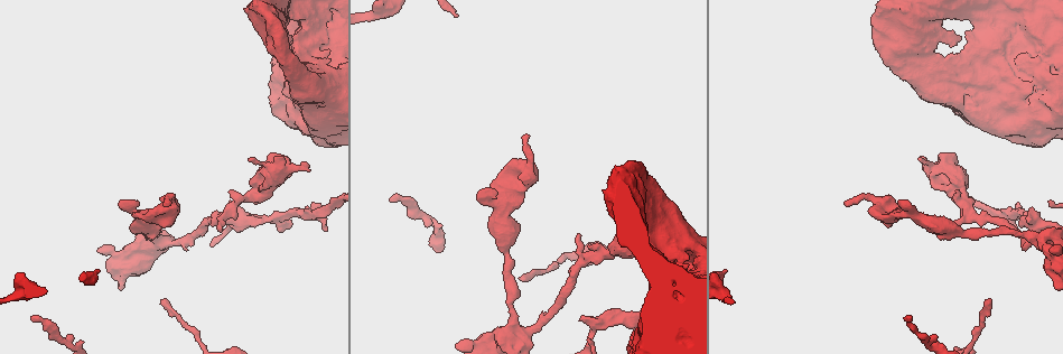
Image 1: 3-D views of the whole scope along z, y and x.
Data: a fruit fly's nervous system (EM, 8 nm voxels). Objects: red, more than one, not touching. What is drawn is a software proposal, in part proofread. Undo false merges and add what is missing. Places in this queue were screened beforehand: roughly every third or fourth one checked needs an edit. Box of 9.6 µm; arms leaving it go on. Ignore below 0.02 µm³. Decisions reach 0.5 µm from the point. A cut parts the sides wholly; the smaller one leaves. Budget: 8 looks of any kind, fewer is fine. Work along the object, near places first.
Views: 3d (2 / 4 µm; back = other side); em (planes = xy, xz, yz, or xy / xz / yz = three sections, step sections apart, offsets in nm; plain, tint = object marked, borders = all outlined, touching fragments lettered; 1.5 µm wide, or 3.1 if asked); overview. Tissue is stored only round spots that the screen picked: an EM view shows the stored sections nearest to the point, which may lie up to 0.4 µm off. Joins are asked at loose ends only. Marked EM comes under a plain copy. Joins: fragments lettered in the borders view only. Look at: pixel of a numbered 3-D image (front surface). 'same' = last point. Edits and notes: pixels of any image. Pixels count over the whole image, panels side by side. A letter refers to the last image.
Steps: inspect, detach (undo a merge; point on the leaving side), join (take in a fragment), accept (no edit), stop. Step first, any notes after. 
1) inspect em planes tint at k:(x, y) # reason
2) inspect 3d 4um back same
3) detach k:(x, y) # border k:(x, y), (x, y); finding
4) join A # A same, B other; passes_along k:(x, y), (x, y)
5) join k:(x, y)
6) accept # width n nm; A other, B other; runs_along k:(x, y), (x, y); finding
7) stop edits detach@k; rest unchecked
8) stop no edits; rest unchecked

inspect em planes tint at 1:(118, 204) # free end

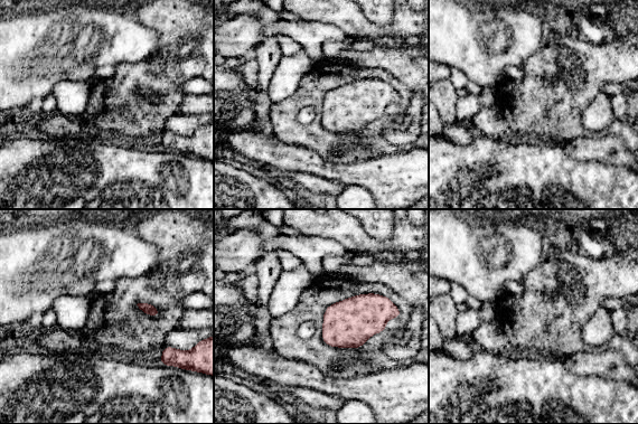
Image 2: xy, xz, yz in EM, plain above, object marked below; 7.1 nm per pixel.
inspect em planes borders same

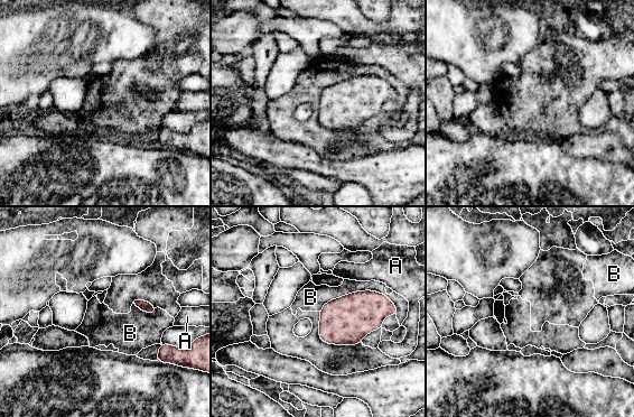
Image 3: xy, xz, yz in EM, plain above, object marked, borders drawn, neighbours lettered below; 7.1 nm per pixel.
accept # width 280 nm; A other, B other; border 3:(395, 305), (355, 290), (319, 311); no lettered fragment goes on from it

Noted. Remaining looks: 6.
inspect em planes borders at 1:(962, 232) # calibre changes

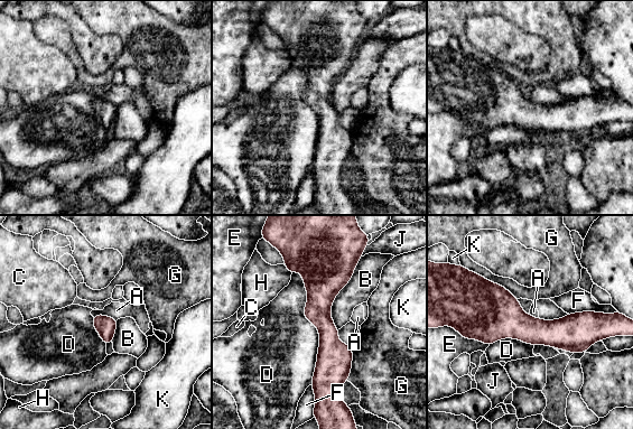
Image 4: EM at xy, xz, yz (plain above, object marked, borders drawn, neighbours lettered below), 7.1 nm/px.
accept # width 150 nm; longest_contact B 550 nm; A other, B other, C other, D other, E other, F other, G other, H other, J other, K other; continuous, no second cell

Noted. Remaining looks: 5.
inspect 3d 2um at 1:(288, 221) # branch stops here

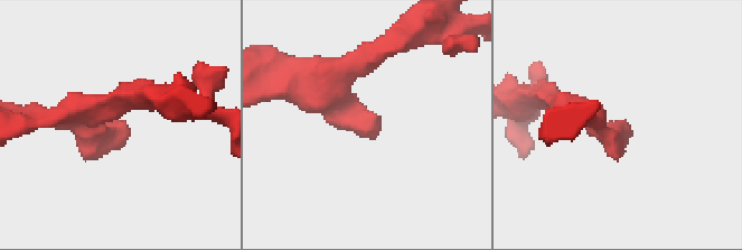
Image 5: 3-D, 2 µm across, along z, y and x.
inspect em planes borders at 5:(122, 121) # need the tissue

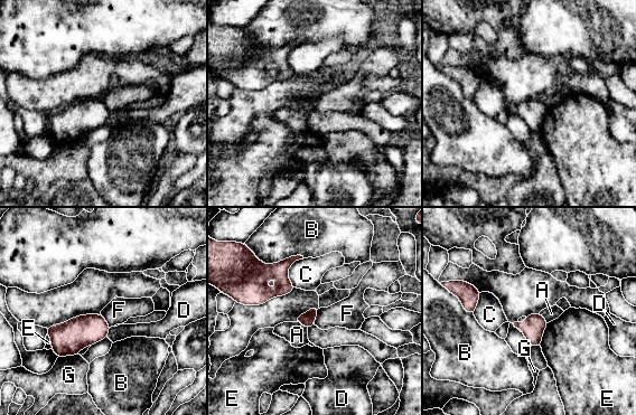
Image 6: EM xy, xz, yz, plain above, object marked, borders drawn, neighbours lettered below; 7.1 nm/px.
accept # width 100 nm; A other, B other, C other, D other, E other, F other, G other; border 6:(319, 309), (314, 323); none of them fits

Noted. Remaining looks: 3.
stop no edits; rest unchecked

